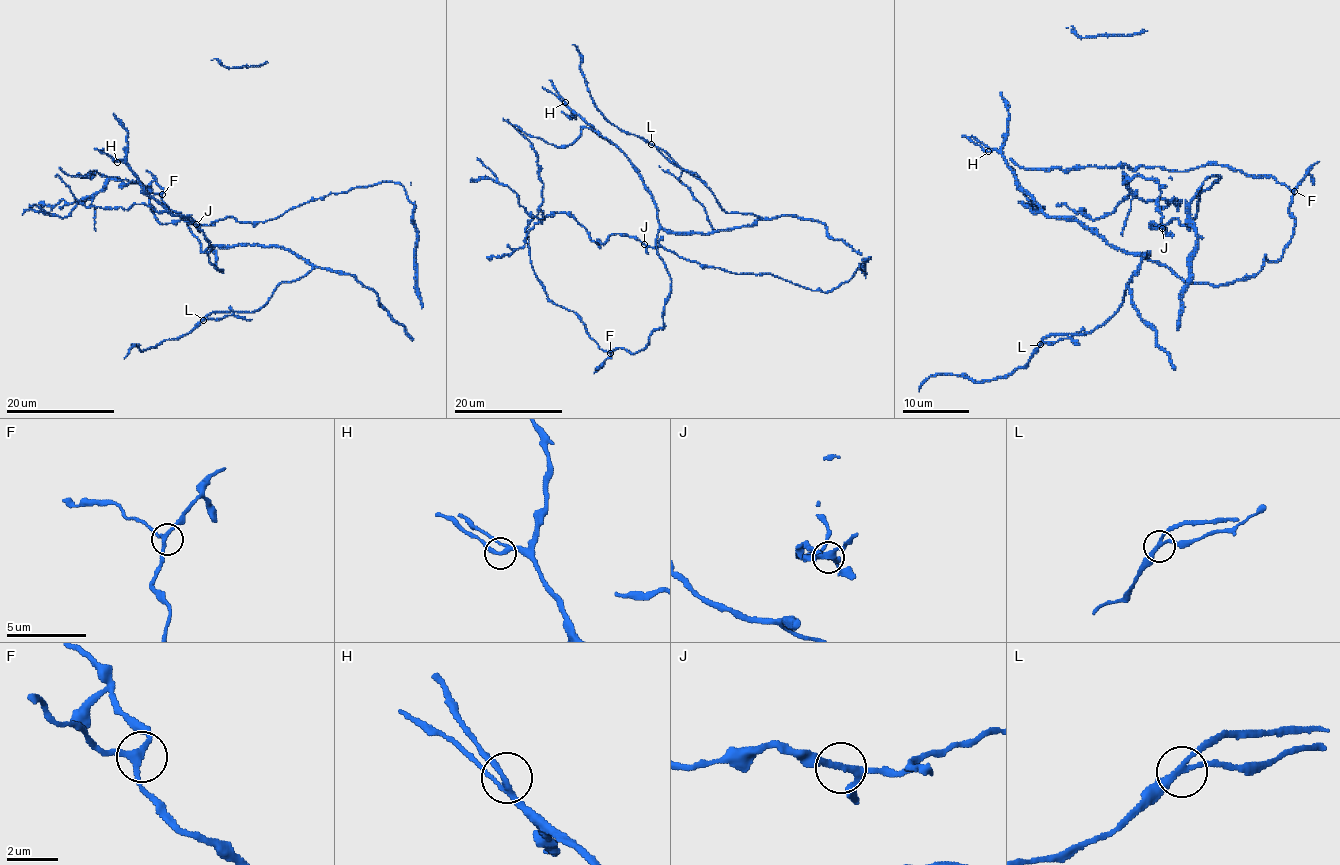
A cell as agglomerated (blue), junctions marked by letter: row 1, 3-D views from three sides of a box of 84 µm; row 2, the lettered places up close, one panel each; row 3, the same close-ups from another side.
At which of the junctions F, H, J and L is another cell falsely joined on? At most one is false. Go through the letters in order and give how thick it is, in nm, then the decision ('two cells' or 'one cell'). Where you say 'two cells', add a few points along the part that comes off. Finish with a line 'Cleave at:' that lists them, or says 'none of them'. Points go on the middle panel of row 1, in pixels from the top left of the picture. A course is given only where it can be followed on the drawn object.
F: 220 nm | one cell
H: 200 nm | one cell
J: 180 nm | one cell
L: 180 nm | two cells | (651, 144), (663, 149), (682, 168), (700, 176)
Cleave at: L

